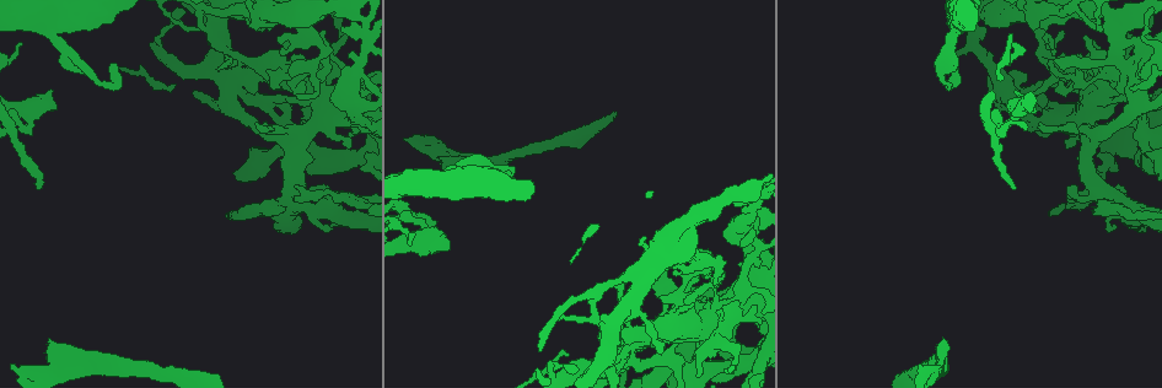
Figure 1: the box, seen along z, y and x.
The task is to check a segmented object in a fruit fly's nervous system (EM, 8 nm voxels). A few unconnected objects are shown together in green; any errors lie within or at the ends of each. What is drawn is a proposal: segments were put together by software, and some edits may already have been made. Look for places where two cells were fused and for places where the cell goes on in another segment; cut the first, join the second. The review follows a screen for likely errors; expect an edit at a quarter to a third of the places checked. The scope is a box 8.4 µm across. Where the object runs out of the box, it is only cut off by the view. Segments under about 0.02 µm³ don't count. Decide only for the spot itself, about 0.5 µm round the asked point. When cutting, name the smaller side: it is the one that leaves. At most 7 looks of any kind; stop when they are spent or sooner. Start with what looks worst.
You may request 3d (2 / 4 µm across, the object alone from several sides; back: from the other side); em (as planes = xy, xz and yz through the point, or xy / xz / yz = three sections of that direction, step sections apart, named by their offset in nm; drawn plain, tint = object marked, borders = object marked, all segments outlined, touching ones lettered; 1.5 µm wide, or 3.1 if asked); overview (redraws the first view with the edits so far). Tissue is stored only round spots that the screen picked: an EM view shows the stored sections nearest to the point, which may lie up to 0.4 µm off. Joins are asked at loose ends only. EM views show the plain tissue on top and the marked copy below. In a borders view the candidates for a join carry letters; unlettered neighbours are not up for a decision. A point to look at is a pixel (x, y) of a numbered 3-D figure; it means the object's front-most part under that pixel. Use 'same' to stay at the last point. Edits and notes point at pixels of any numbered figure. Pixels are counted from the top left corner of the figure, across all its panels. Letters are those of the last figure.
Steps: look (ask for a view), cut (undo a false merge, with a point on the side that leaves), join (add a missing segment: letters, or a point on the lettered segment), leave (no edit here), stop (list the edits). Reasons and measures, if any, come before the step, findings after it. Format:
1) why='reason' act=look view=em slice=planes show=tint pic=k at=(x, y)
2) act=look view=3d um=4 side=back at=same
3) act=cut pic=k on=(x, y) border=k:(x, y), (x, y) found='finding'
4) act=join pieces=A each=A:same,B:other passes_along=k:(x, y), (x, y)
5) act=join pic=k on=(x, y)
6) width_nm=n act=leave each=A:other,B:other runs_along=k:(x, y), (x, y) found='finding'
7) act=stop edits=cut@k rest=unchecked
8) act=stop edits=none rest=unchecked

why='an open end' act=look view=em slice=planes show=borders pic=1 at=(441, 167)

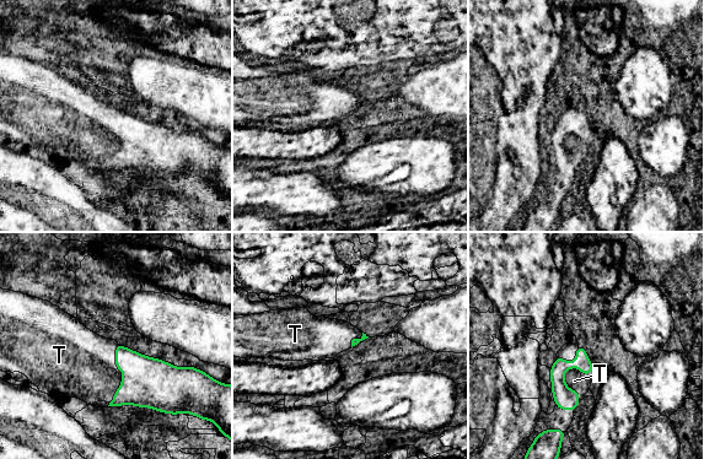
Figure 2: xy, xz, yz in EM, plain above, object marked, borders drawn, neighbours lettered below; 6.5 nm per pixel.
act=join pieces=T each=T:same passes_along=2:(565, 399), (565, 385), (574, 381) found='the cell continues'

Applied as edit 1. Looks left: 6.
why='free end' act=look view=3d um=4 side=back pic=1 at=(740, 263)

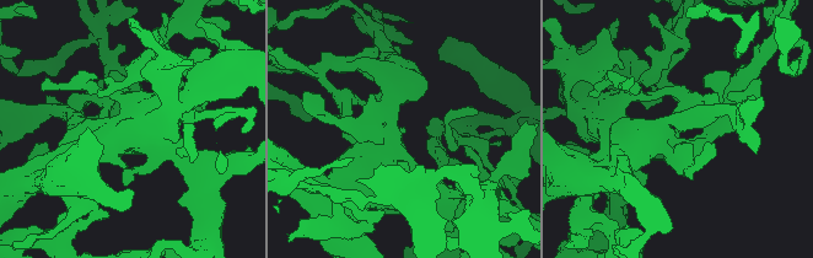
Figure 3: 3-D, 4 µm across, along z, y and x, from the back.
why='now the EM' act=look view=em slice=yz step=4 show=tint pic=3 at=(404, 127)

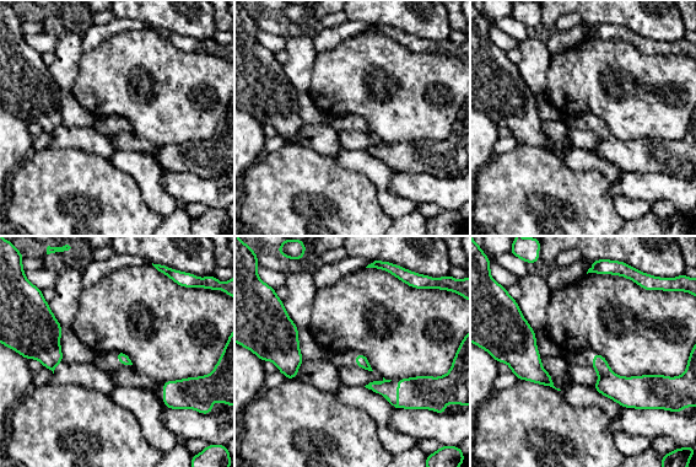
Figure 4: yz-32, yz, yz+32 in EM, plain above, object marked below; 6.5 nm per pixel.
act=look view=em slice=yz step=4 show=borders at=same

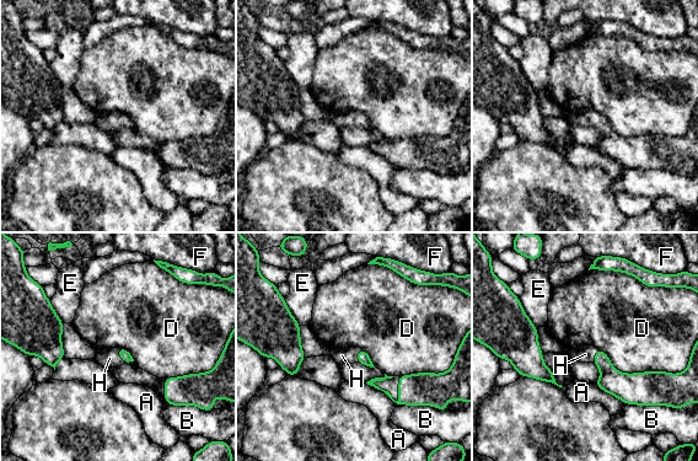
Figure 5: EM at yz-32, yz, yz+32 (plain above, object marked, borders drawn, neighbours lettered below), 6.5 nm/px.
act=join pieces=H each=A:other,B:other,D:other,E:other,F:other,H:same passes_along=5:(125, 355), (124, 359), (109, 358) found='it goes on there'

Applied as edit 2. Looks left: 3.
why='branch stops here' act=look view=em slice=xy step=8 show=borders pic=1 at=(72, 69)

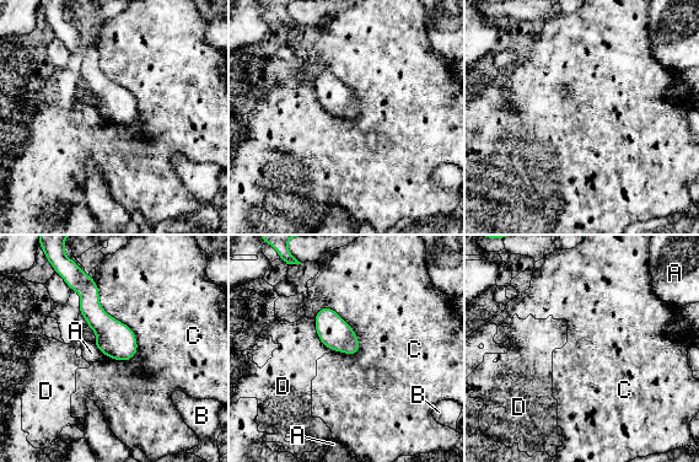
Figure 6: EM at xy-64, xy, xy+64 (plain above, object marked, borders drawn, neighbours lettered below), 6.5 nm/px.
width_nm=160 act=leave each=A:other,B:other,C:other,D:other border=6:(91, 278), (134, 333), (129, 360) found='no lettered segment goes on from it'

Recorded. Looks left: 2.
act=stop edits=join@2,join@5 rest=unchecked

